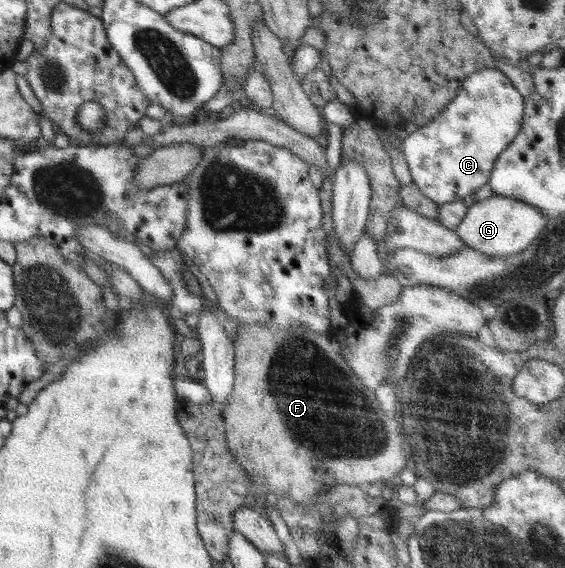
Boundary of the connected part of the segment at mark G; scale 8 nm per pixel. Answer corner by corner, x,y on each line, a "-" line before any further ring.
493,194
491,198
486,198
480,202
476,201
475,205
469,207
467,215
463,218
463,221
456,227
456,234
464,240
464,244
468,248
474,248
482,253
488,255
503,256
513,254
522,251
527,248
549,221
549,216
543,213
540,209
536,209
532,205
528,205
522,200
512,198
510,196
504,196
500,194

